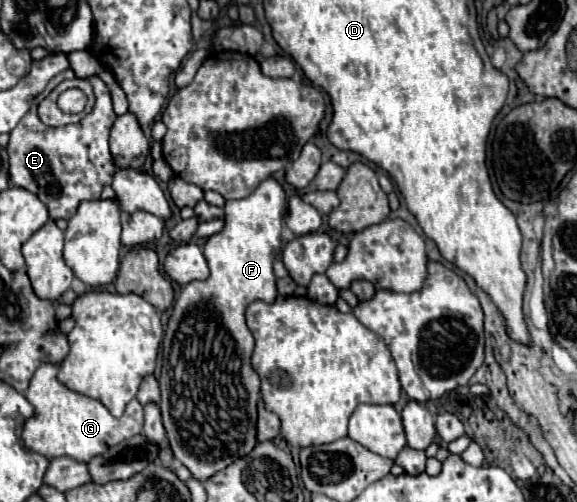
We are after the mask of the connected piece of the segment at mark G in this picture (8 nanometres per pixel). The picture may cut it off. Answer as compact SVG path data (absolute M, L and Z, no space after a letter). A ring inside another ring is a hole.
M42 363L34 373L30 387L26 389L26 399L34 405L34 415L26 421L22 429L22 441L30 451L42 453L48 459L54 457L72 457L76 461L88 463L90 459L106 453L110 447L116 447L124 439L138 435L144 423L142 405L134 399L120 419L112 417L110 411L96 399L70 391L58 381L58 365Z

